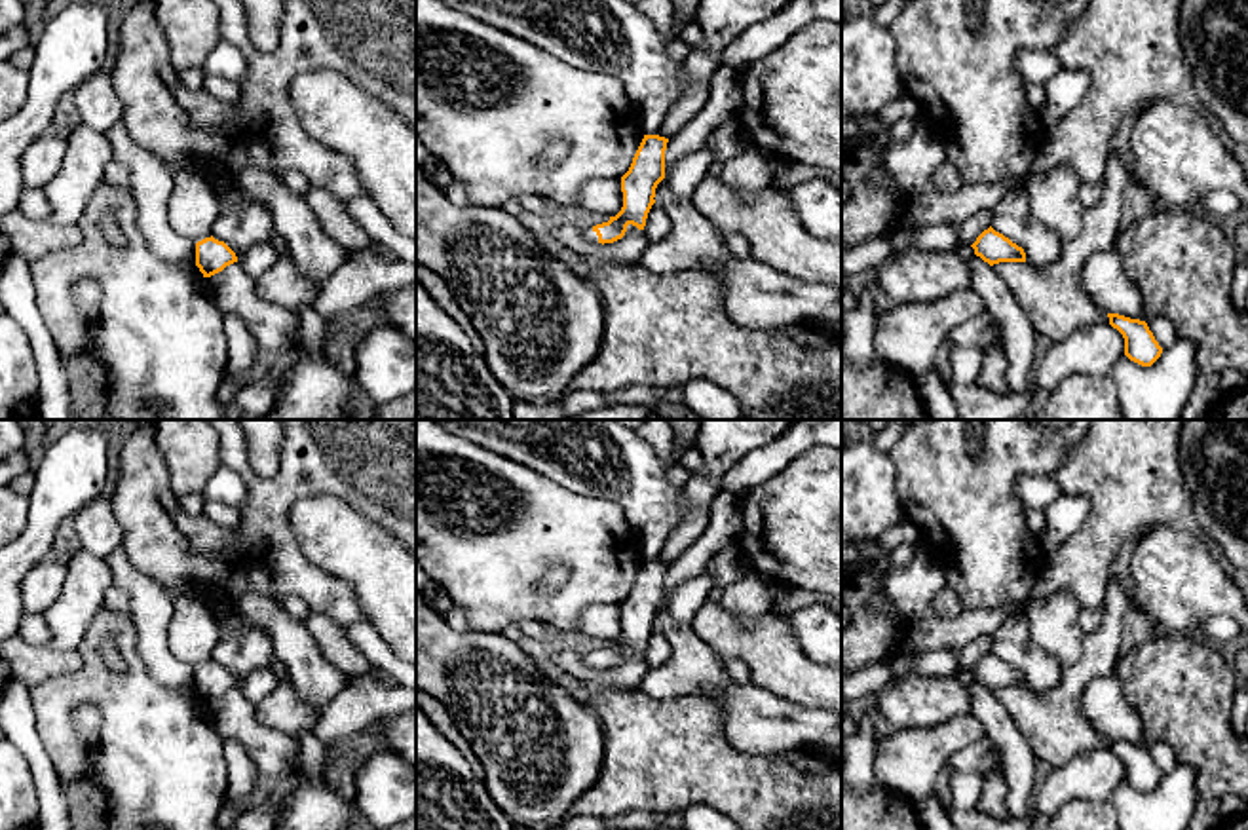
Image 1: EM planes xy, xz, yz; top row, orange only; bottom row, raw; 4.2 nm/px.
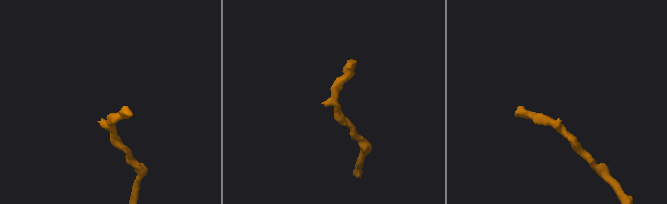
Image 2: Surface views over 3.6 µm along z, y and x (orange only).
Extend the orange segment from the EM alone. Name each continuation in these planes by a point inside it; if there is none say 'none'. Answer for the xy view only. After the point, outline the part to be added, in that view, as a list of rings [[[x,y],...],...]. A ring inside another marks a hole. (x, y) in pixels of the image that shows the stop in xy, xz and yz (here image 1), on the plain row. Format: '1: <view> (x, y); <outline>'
none

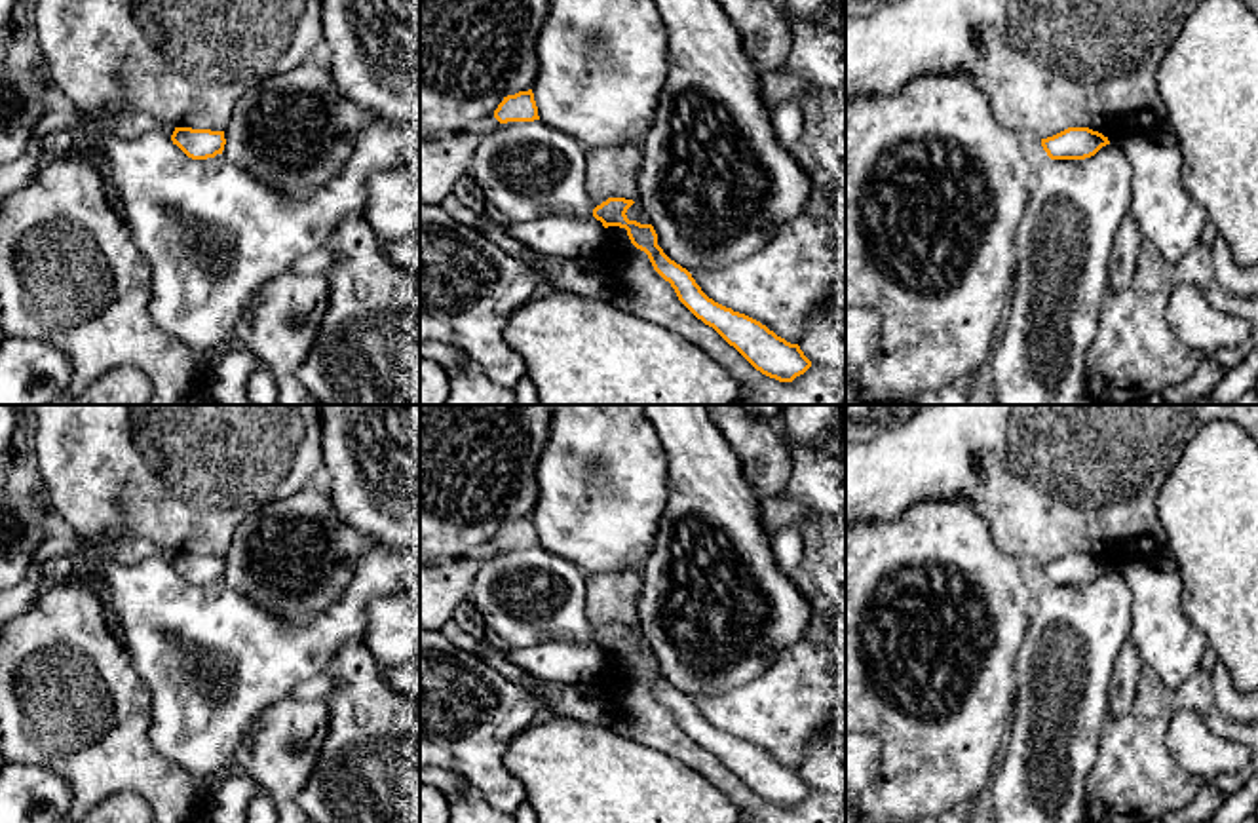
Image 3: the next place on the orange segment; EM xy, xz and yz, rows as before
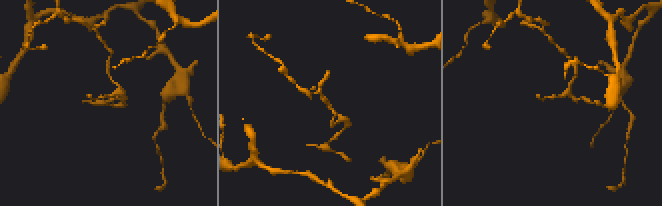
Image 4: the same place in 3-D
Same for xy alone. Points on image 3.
none

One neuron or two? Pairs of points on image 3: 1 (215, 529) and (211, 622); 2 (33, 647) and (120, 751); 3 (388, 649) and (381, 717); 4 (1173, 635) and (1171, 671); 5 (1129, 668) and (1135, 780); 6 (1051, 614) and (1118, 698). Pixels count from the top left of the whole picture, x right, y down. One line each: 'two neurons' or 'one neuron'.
1: two neurons
2: one neuron
3: two neurons
4: one neuron
5: two neurons
6: two neurons

